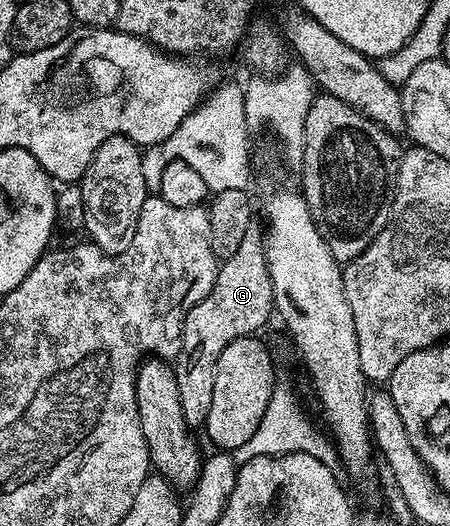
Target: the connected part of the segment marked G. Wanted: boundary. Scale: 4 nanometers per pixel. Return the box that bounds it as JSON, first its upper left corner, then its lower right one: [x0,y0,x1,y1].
[174,226,273,428]

